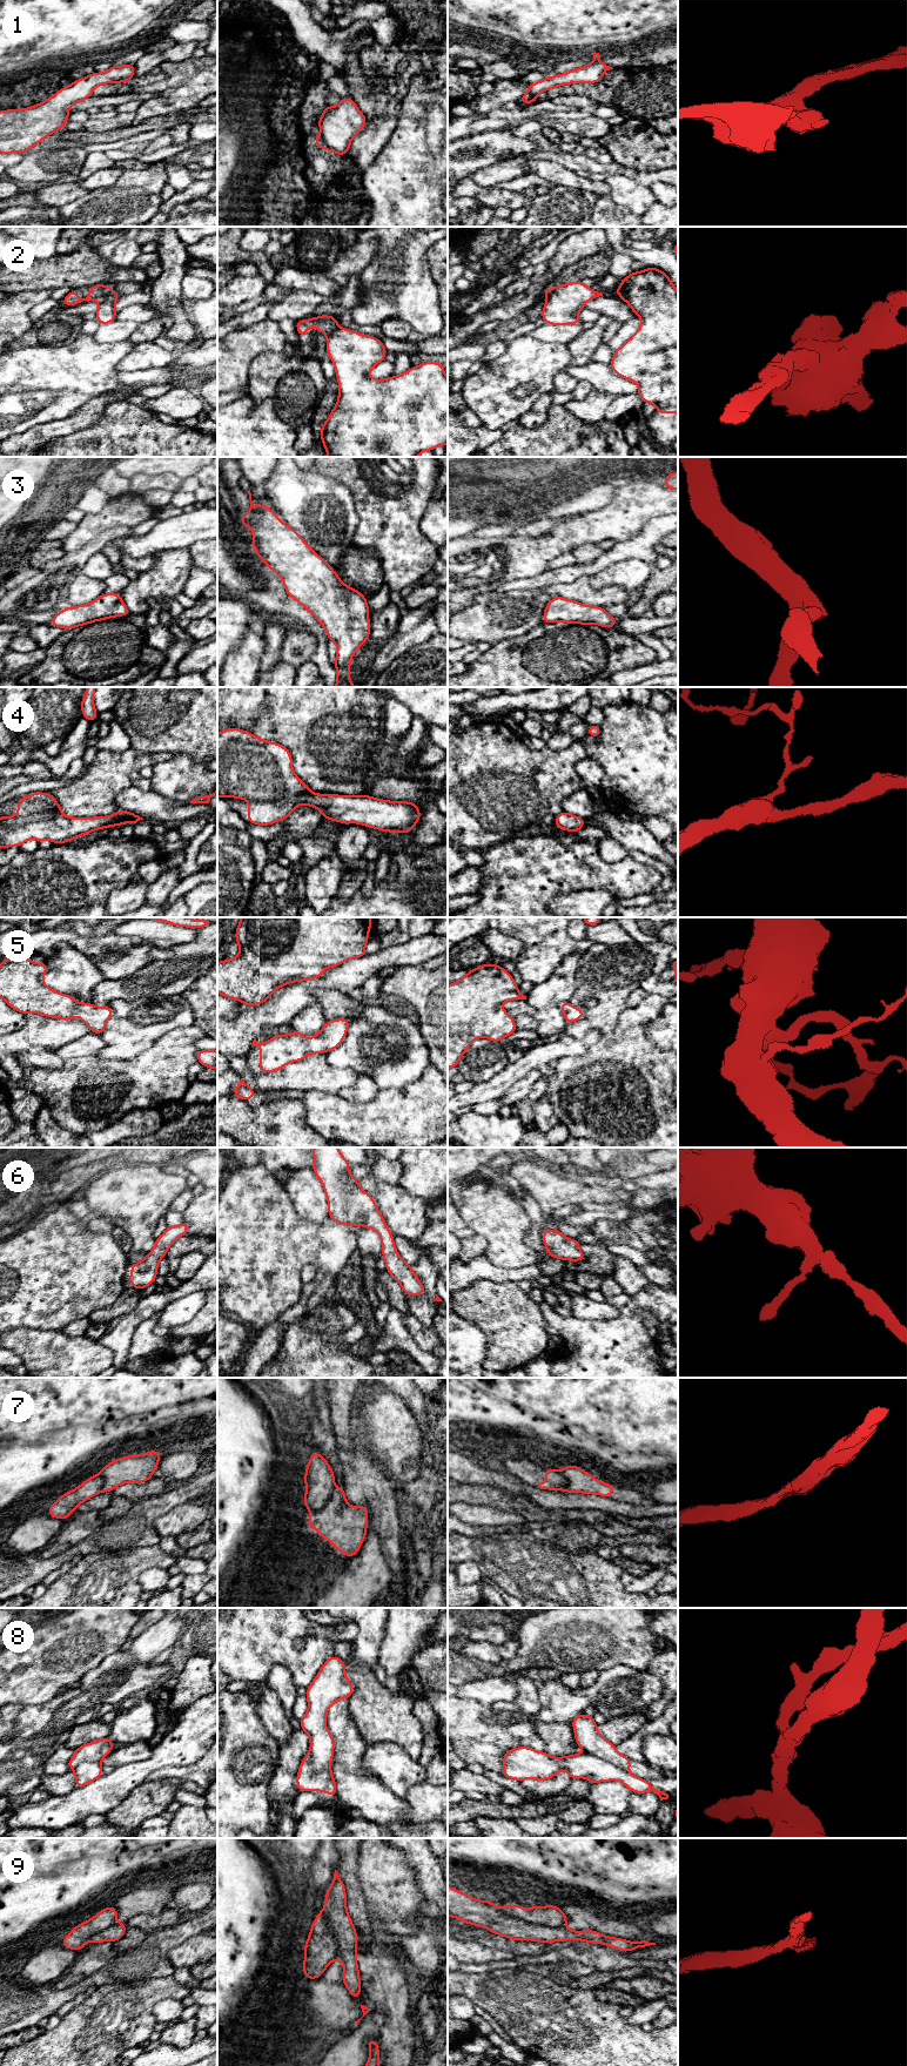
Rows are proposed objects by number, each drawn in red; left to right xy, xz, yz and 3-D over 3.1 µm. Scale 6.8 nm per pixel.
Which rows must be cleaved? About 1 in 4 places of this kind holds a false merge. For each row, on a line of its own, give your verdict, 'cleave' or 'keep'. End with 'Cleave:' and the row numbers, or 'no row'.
1: keep
2: cleave
3: keep
4: keep
5: keep
6: keep
7: cleave
8: cleave
9: cleave
Cleave: 2, 7, 8, 9

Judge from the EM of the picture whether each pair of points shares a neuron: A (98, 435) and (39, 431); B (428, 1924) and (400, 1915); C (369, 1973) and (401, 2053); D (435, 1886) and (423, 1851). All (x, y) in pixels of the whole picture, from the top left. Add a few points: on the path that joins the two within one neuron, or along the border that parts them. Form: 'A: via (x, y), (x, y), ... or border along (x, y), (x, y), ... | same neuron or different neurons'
A: border along (95, 422), (86, 428), (55, 437), (46, 444) | different neurons
B: border along (422, 1915), (415, 1920), (417, 1931), (397, 1936) | different neurons
C: via (389, 1993), (398, 2010), (398, 2033) | same neuron
D: via (429, 1878), (428, 1868), (423, 1859) | same neuron

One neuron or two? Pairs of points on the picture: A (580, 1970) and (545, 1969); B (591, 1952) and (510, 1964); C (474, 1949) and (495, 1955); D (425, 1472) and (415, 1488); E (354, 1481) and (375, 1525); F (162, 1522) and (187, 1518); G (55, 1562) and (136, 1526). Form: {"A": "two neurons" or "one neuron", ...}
{"A": "one neuron", "B": "one neuron", "C": "one neuron", "D": "one neuron", "E": "one neuron", "F": "one neuron", "G": "one neuron"}

